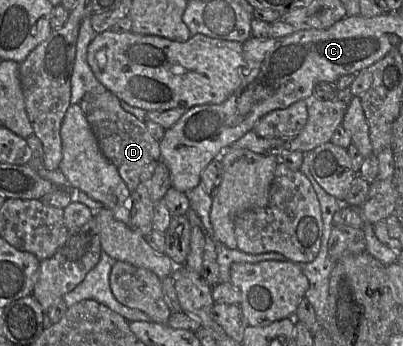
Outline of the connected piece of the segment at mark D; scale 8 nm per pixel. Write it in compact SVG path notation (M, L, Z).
M108 90L105 93L86 93L79 105L97 139L101 152L117 168L130 193L135 191L141 183L147 183L149 189L152 175L161 161L161 150L160 142L149 133L146 122L140 121L133 114L125 111L120 99Z

